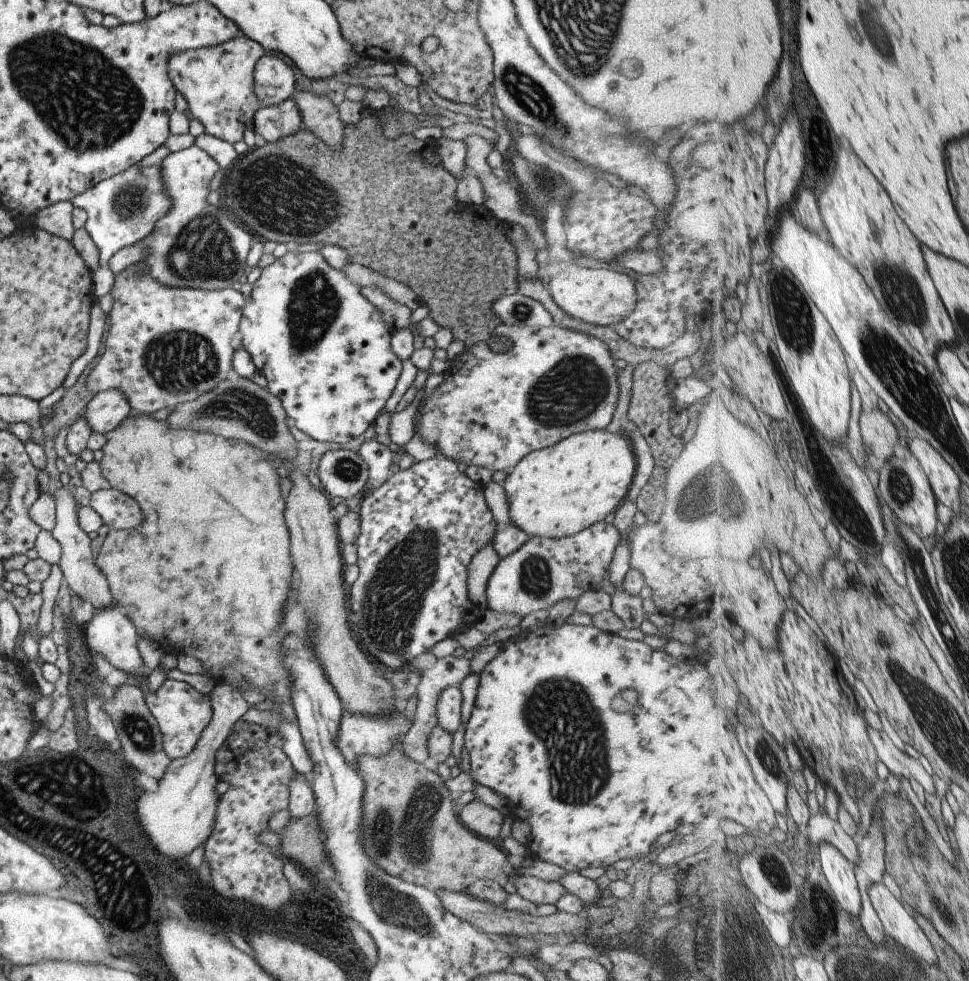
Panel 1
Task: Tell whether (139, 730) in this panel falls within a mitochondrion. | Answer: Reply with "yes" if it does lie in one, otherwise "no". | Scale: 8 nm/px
yes

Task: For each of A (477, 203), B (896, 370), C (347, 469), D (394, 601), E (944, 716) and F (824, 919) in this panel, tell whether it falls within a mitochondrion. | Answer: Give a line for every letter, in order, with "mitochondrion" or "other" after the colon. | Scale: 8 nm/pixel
A: other
B: mitochondrion
C: mitochondrion
D: mitochondrion
E: mitochondrion
F: mitochondrion

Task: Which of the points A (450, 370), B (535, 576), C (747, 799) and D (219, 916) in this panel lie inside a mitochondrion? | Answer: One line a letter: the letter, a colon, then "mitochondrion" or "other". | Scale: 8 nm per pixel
A: other
B: mitochondrion
C: other
D: other

